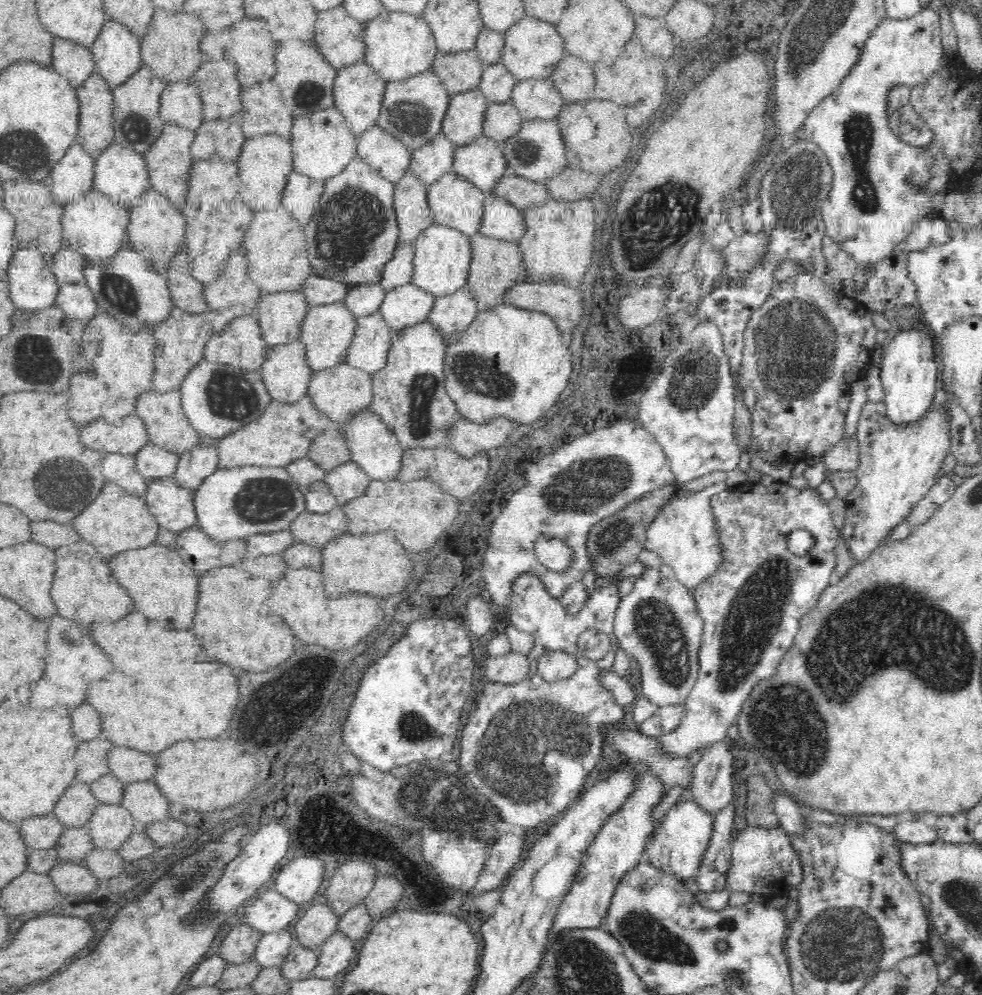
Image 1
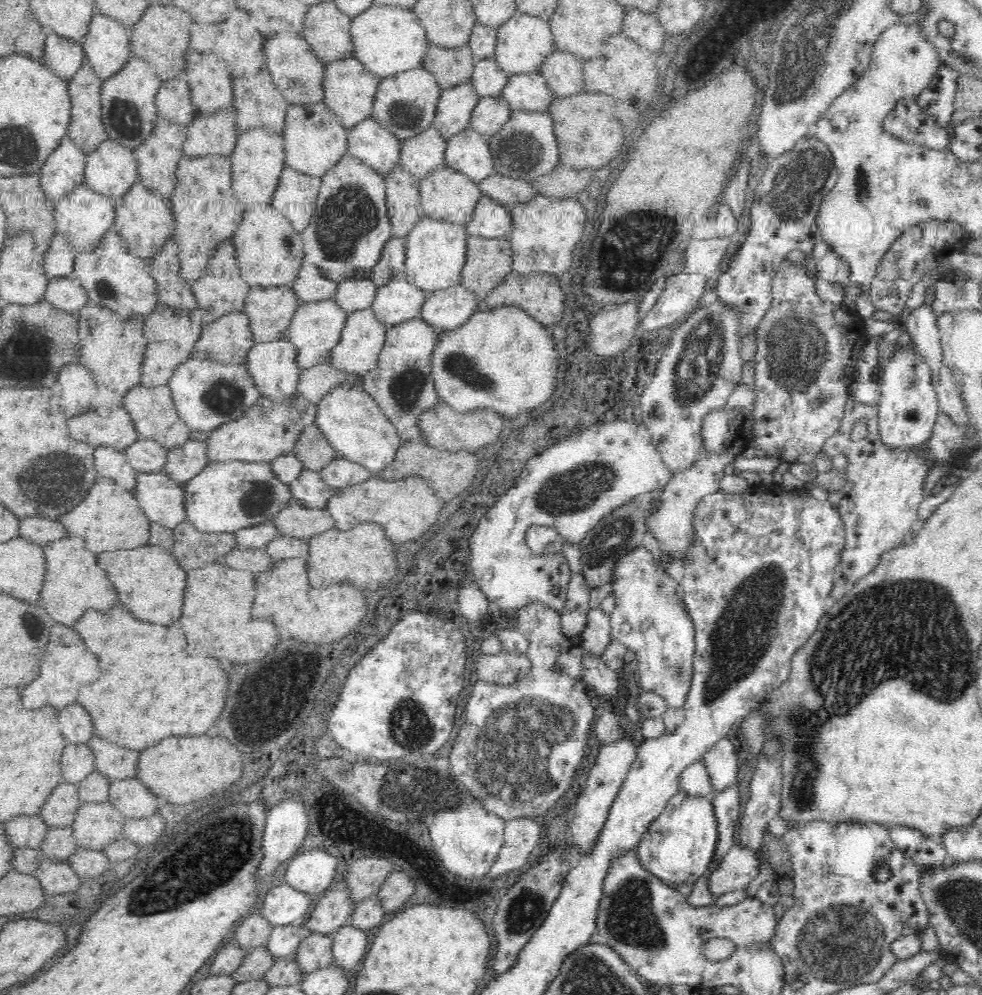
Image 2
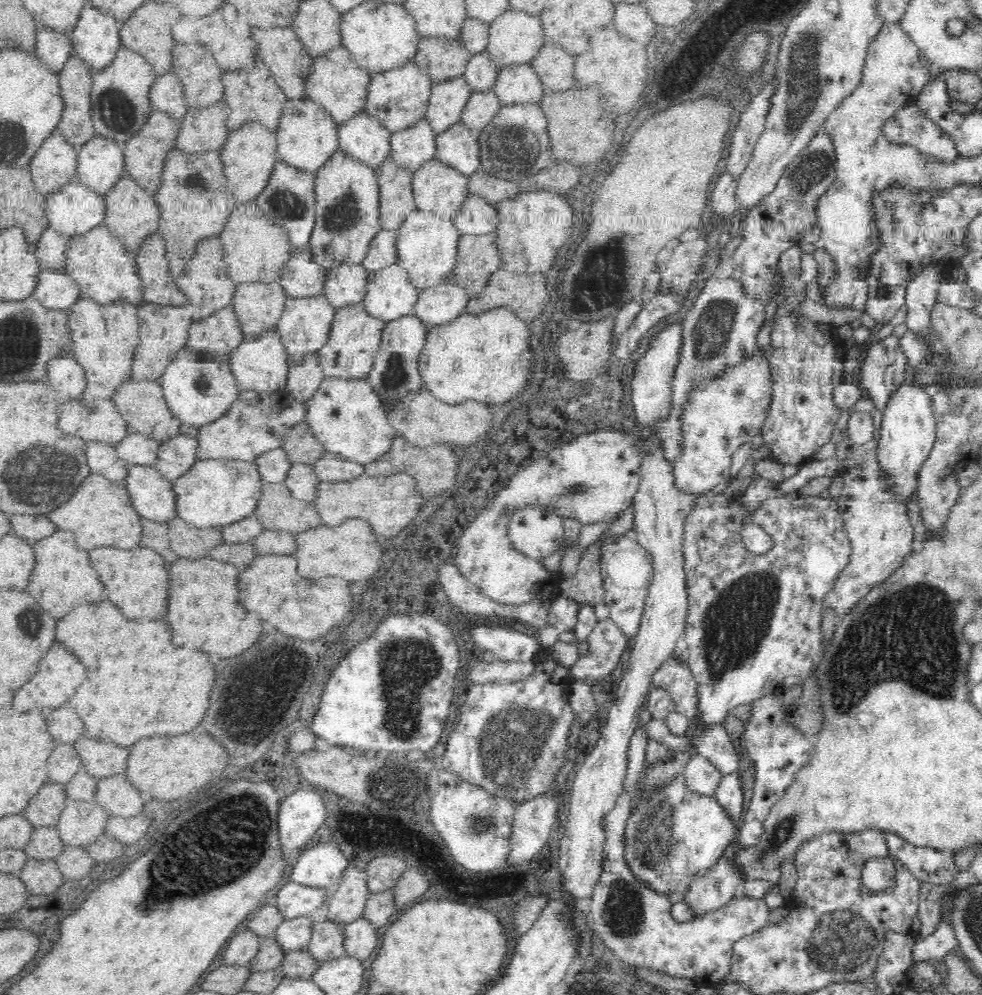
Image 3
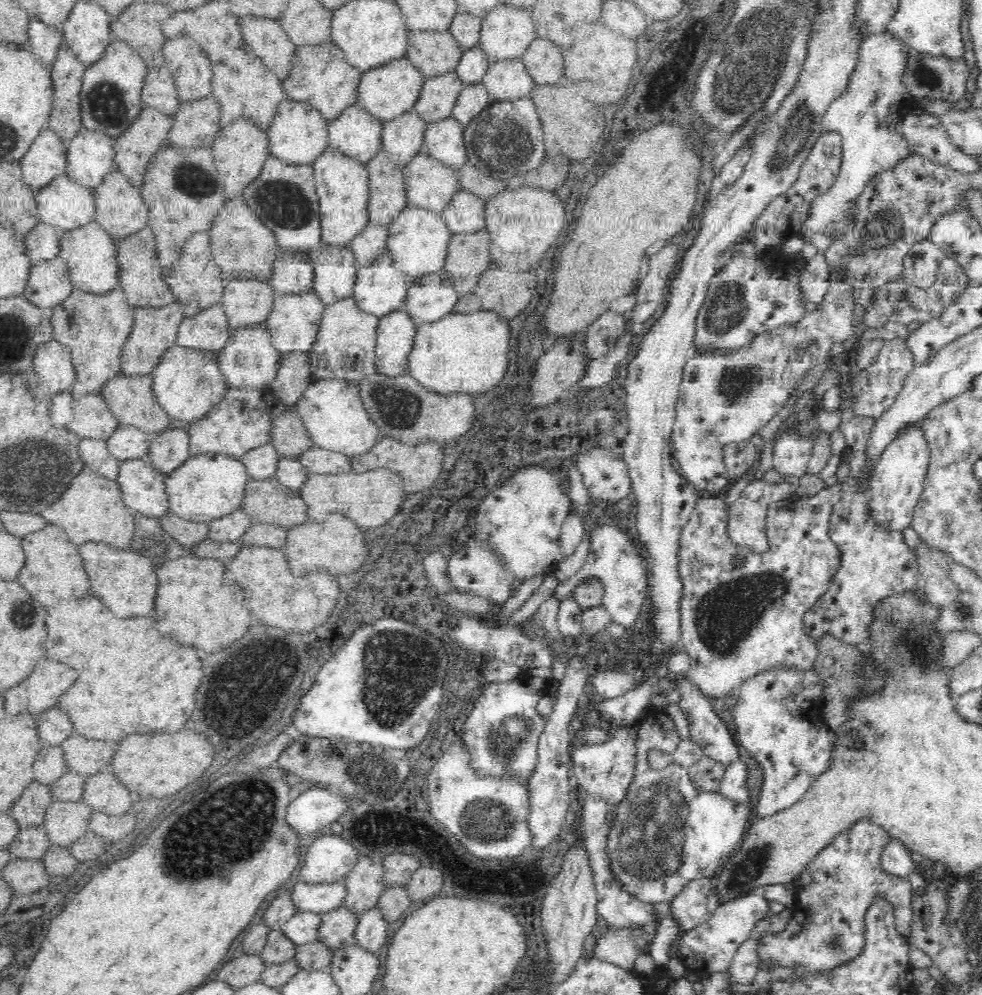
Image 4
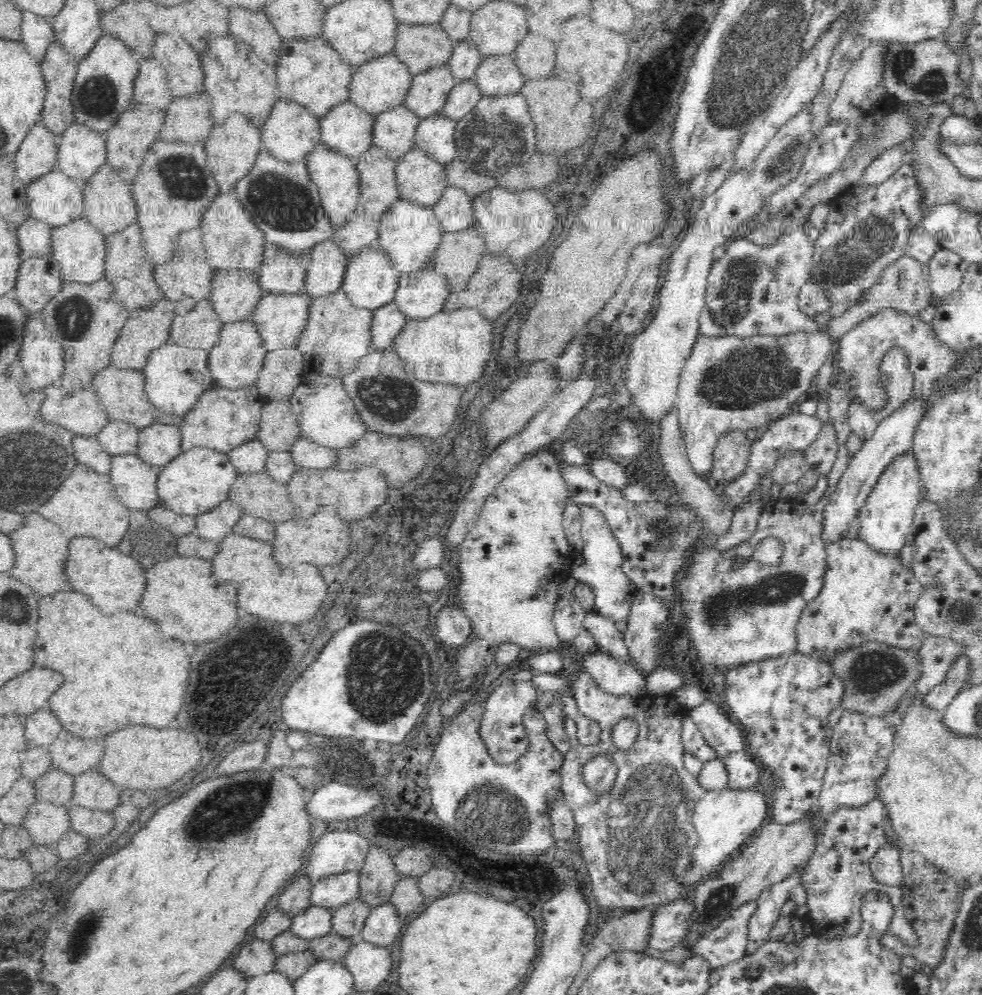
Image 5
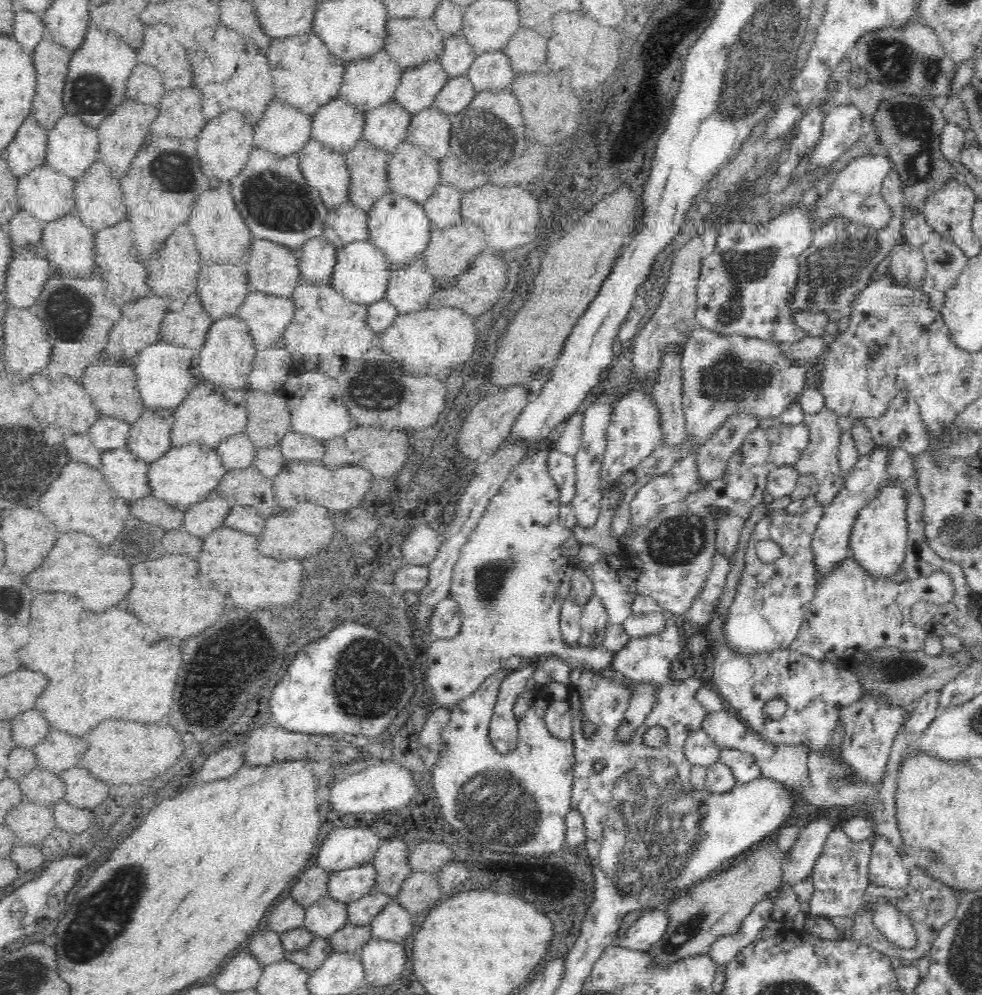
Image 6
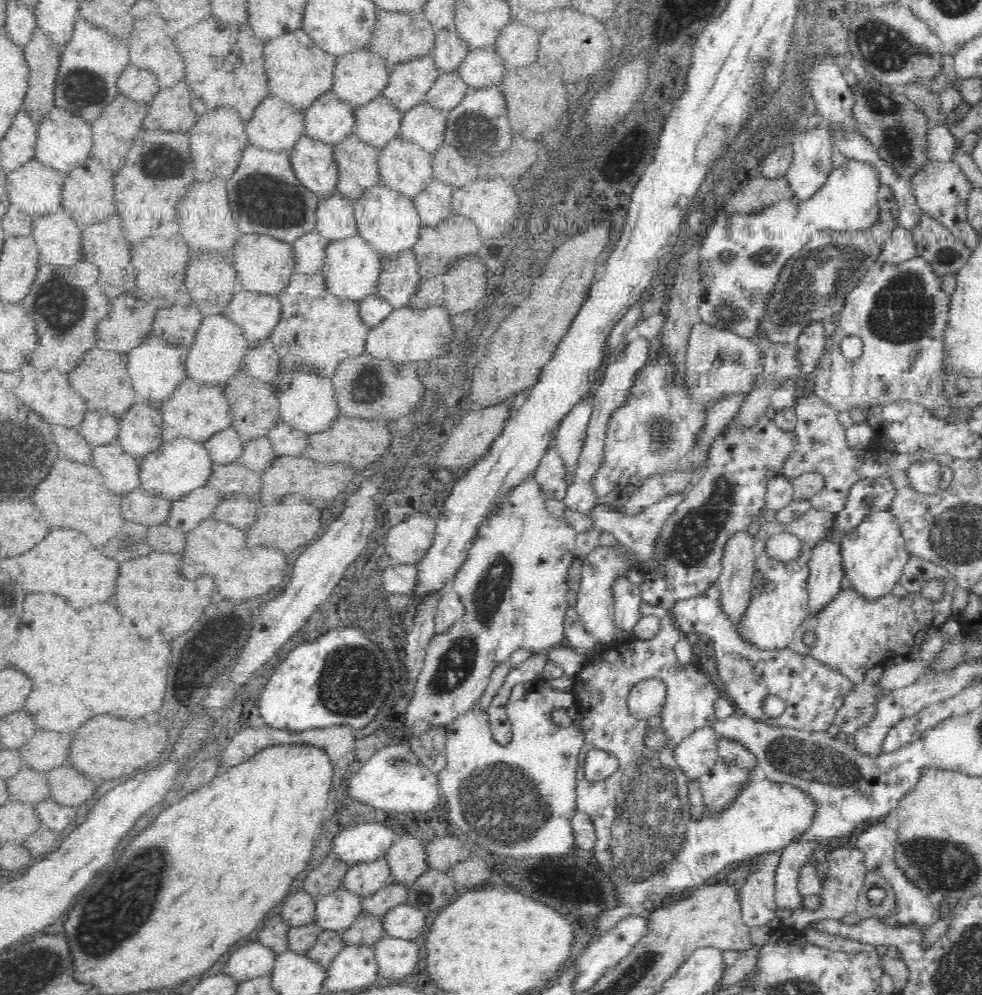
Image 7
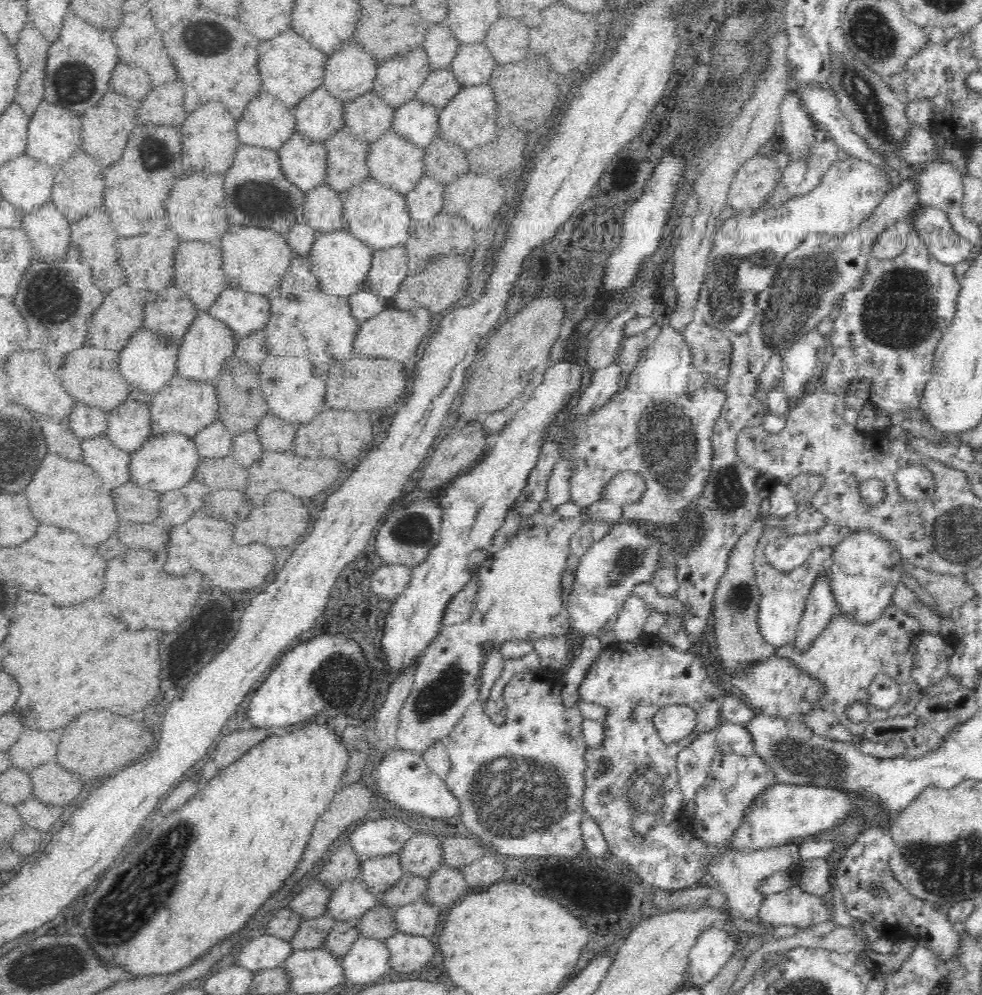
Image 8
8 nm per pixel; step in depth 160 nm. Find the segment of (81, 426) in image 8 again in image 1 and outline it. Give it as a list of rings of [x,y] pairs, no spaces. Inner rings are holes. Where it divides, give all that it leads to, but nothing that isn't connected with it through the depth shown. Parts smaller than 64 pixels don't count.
[[[152,442],[136,452],[136,468],[144,480],[173,476],[179,455],[167,451]]]

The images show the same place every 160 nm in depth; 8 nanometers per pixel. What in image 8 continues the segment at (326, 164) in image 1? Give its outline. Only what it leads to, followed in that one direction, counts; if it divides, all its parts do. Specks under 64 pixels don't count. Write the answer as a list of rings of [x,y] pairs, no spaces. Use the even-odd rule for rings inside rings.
[[[259,94],[246,106],[242,118],[237,120],[236,136],[240,142],[270,150],[278,150],[279,146],[294,134],[296,121],[291,114],[291,108],[265,94]]]

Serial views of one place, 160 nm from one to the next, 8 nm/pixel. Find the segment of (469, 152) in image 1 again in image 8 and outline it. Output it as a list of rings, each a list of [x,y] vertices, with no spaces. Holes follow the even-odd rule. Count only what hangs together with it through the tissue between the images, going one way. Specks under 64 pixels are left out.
[[[414,98],[393,110],[390,129],[424,149],[439,132],[438,114],[438,108]]]

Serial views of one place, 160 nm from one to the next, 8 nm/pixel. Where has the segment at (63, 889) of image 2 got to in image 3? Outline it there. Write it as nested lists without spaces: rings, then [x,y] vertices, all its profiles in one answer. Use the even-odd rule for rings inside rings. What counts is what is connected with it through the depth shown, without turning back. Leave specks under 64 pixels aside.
[[[31,858],[26,864],[30,864],[30,868],[20,872],[18,877],[29,893],[50,895],[62,885],[64,876],[58,871],[54,860],[42,861]]]

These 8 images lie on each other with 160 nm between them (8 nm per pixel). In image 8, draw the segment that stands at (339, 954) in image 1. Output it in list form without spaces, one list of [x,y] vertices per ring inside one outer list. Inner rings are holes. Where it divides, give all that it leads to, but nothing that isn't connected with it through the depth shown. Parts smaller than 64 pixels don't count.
[[[418,900],[396,908],[394,920],[399,931],[432,938],[440,930],[441,912],[434,904]]]

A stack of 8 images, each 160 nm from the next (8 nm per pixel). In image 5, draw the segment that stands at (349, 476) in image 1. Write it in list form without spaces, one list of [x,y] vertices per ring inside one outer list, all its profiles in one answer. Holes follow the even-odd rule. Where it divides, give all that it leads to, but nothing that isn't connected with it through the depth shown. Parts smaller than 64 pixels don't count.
[[[300,436],[290,447],[293,463],[296,467],[332,468],[338,461],[337,449],[316,444],[308,437]]]

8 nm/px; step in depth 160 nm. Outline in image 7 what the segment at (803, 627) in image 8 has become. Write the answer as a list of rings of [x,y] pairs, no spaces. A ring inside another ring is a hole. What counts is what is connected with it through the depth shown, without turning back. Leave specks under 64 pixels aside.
[[[831,530],[824,541],[814,546],[808,562],[808,615],[812,617],[821,614],[838,597],[844,585],[839,543],[830,536]]]

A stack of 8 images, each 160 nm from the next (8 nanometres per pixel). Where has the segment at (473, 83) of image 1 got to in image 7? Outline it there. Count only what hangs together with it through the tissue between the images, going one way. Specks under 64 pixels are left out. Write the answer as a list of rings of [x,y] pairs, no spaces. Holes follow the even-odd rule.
[[[376,8],[369,48],[375,51],[388,65],[403,63],[422,55],[431,54],[437,29],[420,11],[387,11]]]

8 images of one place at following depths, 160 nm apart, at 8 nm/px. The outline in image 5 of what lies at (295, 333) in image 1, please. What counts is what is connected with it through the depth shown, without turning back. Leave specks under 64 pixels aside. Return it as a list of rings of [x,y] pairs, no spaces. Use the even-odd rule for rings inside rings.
[[[240,268],[214,270],[213,276],[211,276],[208,299],[222,323],[250,320],[255,304],[264,293],[262,288],[258,288],[256,277],[257,275],[252,274],[252,272]]]

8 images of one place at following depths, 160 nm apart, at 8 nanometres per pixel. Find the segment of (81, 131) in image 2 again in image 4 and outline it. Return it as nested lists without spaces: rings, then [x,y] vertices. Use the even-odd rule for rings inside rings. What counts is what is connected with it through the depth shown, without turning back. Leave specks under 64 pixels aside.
[[[65,48],[58,50],[51,65],[53,104],[46,127],[62,142],[74,138],[82,127],[79,92],[86,67],[87,64]]]

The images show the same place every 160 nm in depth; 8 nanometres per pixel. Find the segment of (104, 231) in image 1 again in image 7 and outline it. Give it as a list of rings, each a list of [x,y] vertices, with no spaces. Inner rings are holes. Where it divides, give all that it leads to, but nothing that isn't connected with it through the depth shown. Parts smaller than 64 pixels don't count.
[[[35,157],[6,176],[10,210],[22,210],[26,216],[44,214],[52,206],[60,206],[62,176],[38,162]]]

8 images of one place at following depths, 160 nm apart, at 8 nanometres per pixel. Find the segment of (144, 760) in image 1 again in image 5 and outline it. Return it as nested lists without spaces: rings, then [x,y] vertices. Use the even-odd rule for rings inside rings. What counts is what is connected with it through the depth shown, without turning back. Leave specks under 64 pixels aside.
[[[64,732],[57,736],[48,750],[51,751],[51,767],[75,777],[90,769],[96,769],[104,755],[104,744],[101,740],[76,738]]]

